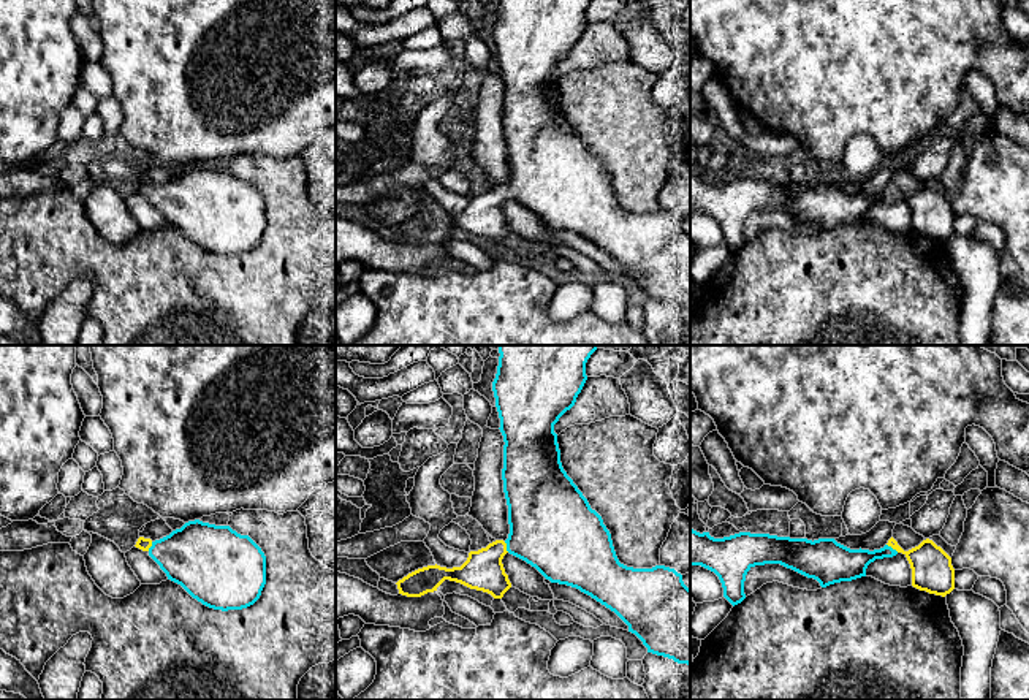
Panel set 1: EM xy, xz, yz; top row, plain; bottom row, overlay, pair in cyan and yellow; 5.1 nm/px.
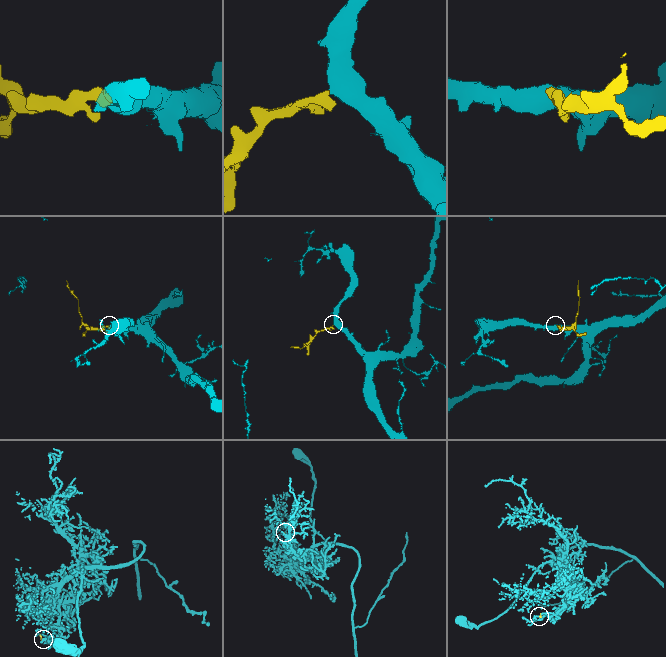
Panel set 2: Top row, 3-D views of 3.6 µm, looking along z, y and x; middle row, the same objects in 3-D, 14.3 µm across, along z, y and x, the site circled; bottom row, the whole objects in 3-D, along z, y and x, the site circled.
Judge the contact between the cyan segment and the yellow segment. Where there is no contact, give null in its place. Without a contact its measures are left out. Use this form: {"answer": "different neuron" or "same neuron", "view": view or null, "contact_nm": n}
{"answer": "same neuron", "view": "yz", "contact_nm": 80}

